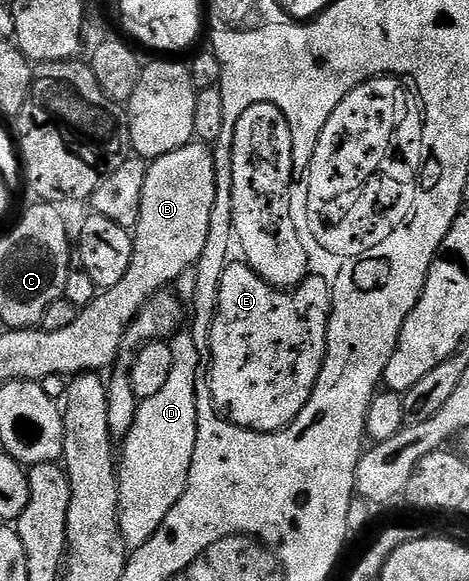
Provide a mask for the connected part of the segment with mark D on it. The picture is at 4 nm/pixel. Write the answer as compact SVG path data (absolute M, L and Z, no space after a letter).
M182 330L169 341L172 350L172 370L168 373L167 384L152 394L152 398L141 401L136 410L132 430L120 444L118 466L118 521L120 534L127 549L133 550L144 546L160 522L168 518L168 510L180 502L180 494L188 486L188 470L192 466L192 450L196 450L196 374L200 366L200 354L196 354L196 342L189 331Z

